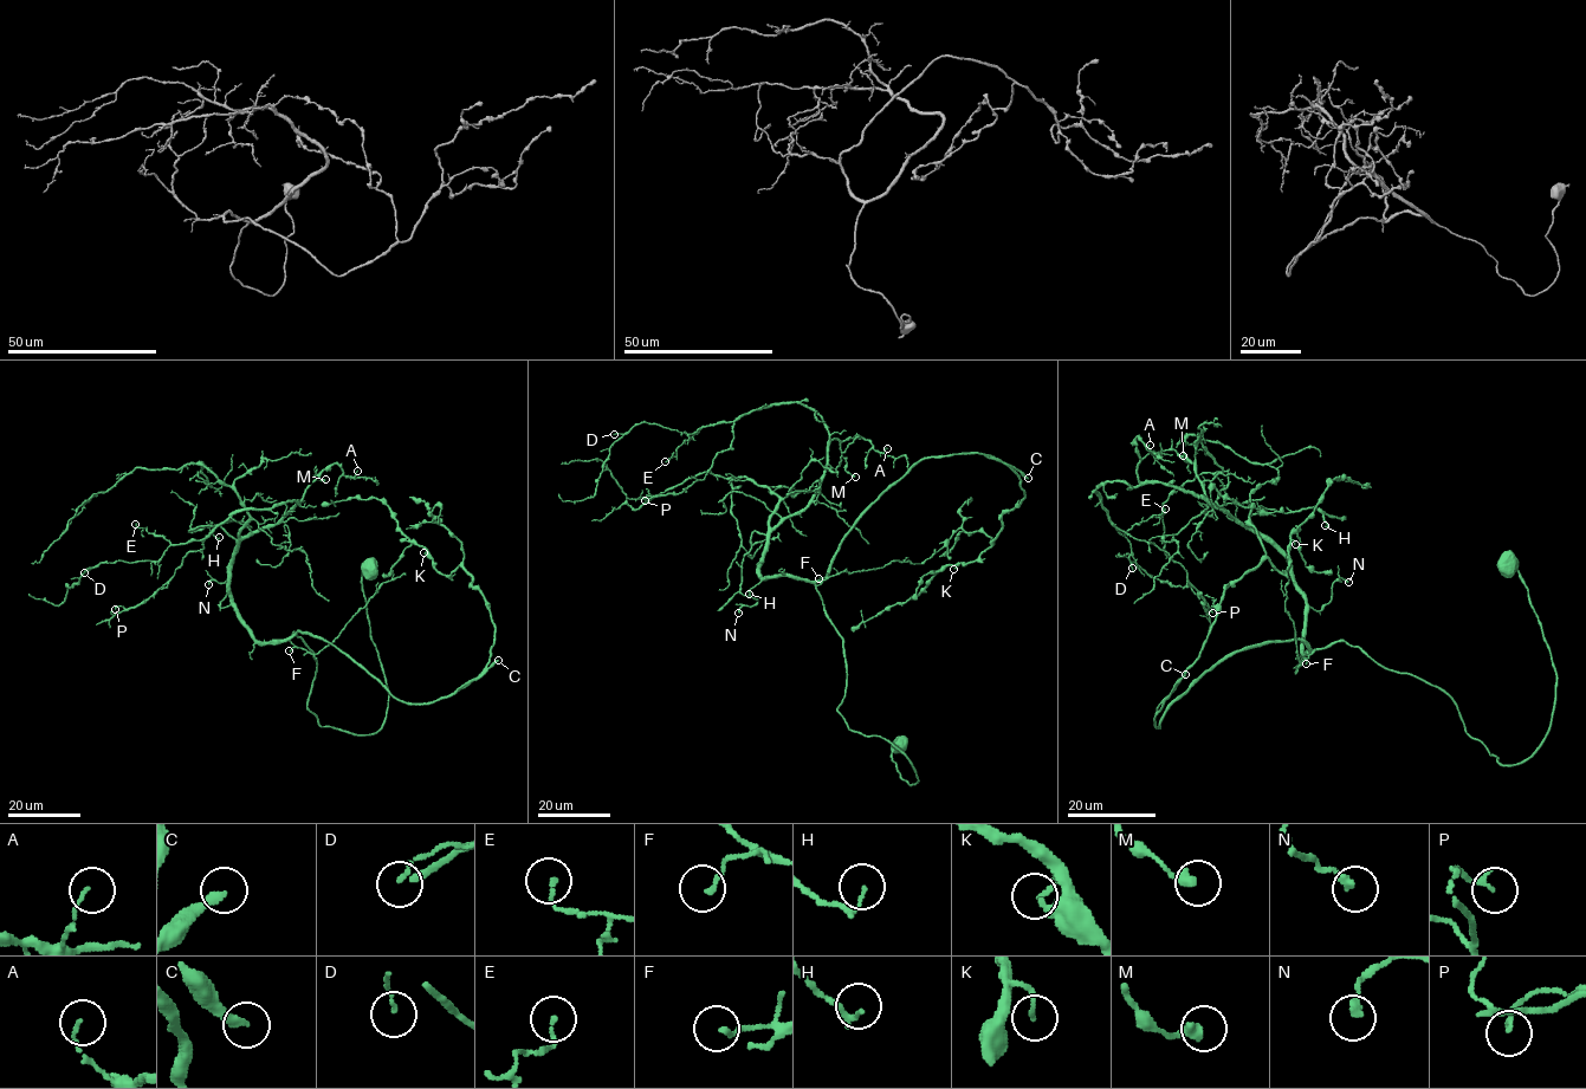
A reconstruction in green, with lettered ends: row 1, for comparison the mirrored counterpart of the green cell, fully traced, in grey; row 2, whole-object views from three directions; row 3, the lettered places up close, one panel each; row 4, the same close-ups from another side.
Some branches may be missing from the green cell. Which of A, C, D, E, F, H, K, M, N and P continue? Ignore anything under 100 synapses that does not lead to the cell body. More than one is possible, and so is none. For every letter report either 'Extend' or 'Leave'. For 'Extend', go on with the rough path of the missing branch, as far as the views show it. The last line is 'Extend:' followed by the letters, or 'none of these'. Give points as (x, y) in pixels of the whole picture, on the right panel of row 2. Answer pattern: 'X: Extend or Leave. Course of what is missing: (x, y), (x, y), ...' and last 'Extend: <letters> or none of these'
A: Leave
C: Extend. Course of what is missing: (1185, 674), (1264, 537), (1257, 517), (1262, 483), (1300, 445), (1306, 427), (1325, 422), (1331, 436), (1295, 420)
D: Leave
E: Leave
F: Leave
H: Leave
K: Leave
M: Leave
N: Leave
P: Leave
Extend: C

